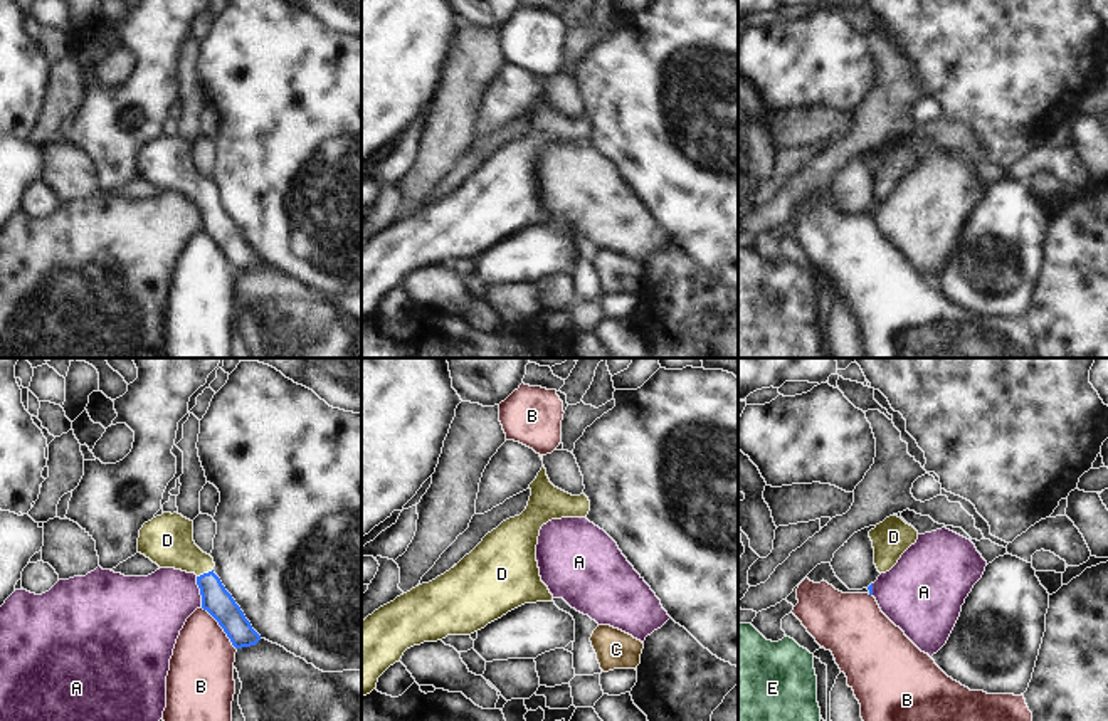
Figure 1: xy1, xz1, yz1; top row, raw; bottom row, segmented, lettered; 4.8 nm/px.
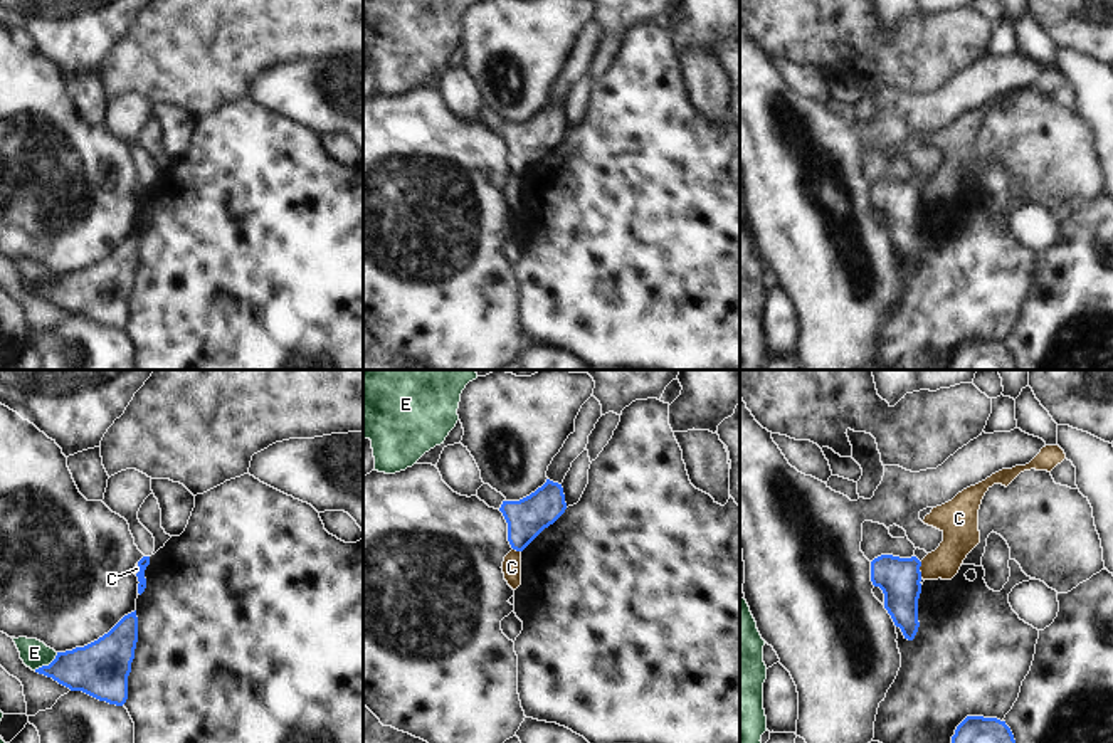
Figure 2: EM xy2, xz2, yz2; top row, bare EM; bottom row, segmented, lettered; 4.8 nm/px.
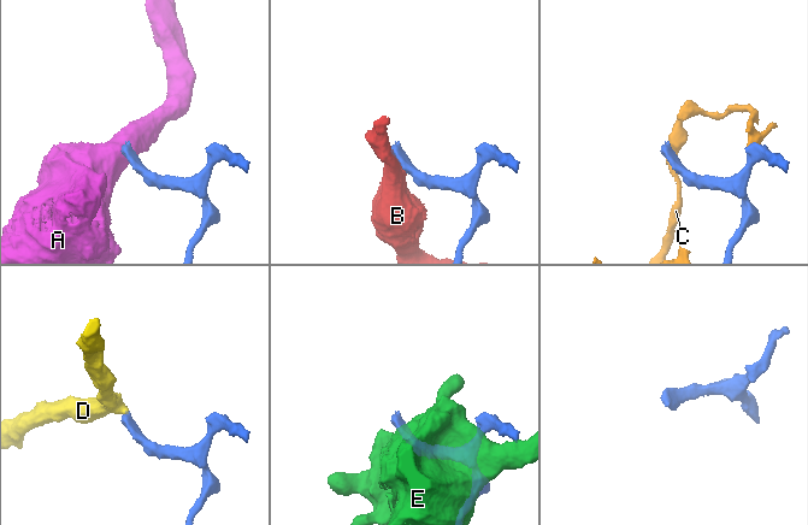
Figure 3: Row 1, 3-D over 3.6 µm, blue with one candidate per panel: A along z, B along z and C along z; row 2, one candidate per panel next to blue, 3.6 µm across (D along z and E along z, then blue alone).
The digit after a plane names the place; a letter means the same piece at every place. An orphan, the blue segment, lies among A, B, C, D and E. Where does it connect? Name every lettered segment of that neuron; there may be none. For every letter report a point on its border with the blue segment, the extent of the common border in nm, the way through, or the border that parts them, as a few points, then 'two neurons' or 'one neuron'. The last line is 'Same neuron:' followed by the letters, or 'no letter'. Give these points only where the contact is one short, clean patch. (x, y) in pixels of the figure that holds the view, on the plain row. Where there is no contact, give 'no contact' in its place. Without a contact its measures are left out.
A: meets blue in xy1 at (200, 215); contact 150 nm long; border along xy1 (195, 200), (202, 229); two neurons
B: meets blue in xy1 at (221, 249); contact 260 nm long; border along xy1 (200, 231), (217, 246), (236, 273); two neurons
C: meets blue in yz2 at (918, 194); contact 80 nm long; border along yz2 (922, 185), (920, 200); two neurons
D: meets blue in xy1 at (204, 197); contact 90 nm long; runs through xy1 (216, 222), (204, 197), (167, 163); one neuron
E: meets blue in xy2 at (46, 289); contact 150 nm long; border along xy2 (58, 276), (47, 288), (34, 293); two neurons
Same neuron: D

